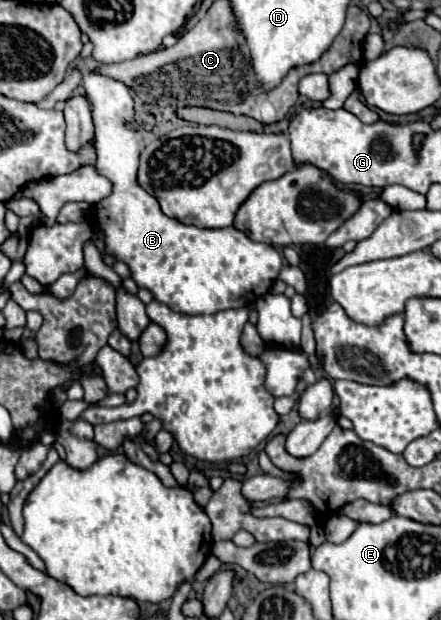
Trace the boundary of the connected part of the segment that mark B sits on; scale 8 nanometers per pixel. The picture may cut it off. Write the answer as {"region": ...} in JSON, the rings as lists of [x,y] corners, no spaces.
{"region":[[[87,71],[83,75],[83,87],[87,91],[87,99],[93,105],[95,147],[97,147],[95,167],[113,183],[113,193],[107,199],[99,201],[93,209],[95,223],[105,231],[105,253],[113,253],[119,261],[125,261],[139,287],[149,289],[157,301],[169,305],[173,311],[179,313],[199,315],[253,305],[261,295],[269,293],[283,265],[283,259],[273,249],[273,245],[251,241],[243,231],[237,231],[235,227],[201,229],[167,217],[161,211],[157,199],[137,185],[139,153],[145,147],[145,135],[141,131],[131,129],[133,97],[129,87],[125,87],[125,83],[117,83],[117,79],[109,79],[109,75],[97,75],[97,71]]]}

